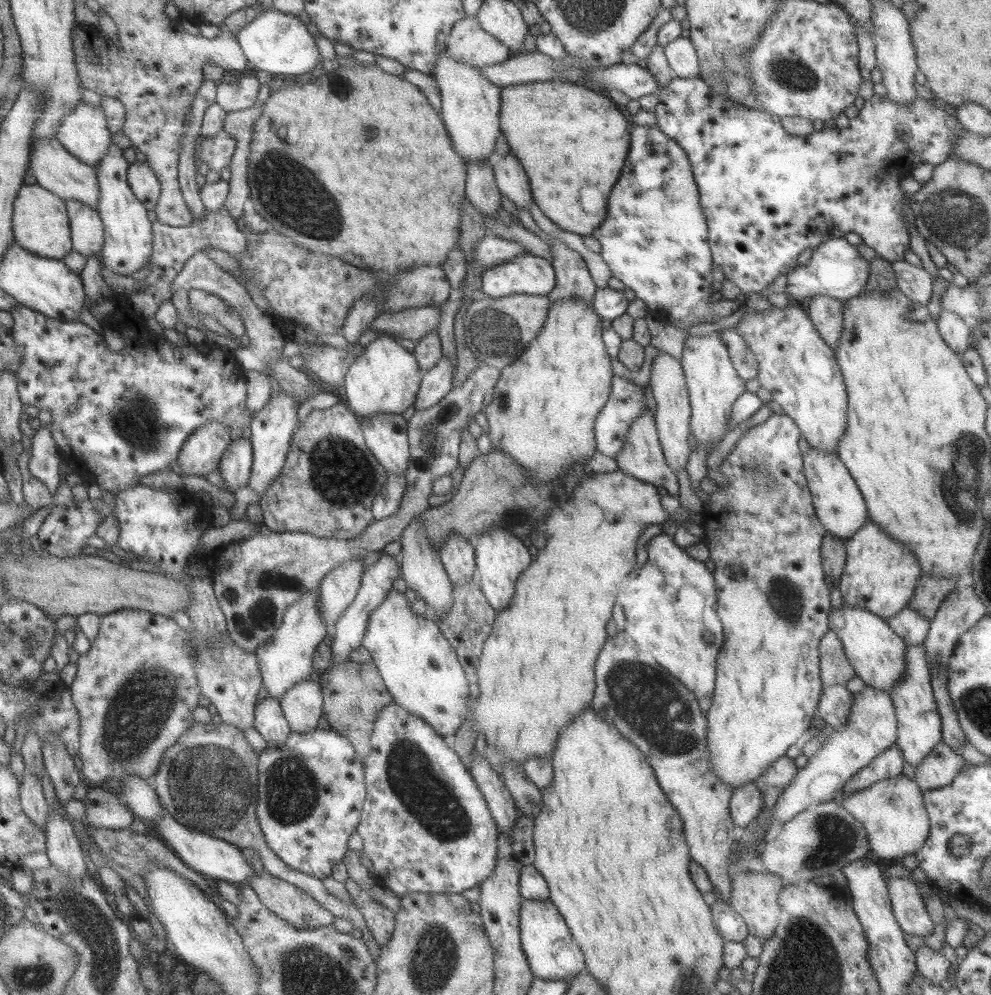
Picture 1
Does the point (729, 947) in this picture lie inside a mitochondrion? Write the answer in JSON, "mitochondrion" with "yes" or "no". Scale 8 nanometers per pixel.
{"mitochondrion":"no"}

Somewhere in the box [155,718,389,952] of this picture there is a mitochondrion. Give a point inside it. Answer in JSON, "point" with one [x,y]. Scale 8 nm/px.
{"point":[209,785]}

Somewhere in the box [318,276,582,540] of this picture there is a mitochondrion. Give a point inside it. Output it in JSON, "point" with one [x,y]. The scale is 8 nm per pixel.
{"point":[497,333]}

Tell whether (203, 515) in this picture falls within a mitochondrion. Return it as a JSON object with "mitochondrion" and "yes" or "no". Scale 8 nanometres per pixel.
{"mitochondrion":"no"}

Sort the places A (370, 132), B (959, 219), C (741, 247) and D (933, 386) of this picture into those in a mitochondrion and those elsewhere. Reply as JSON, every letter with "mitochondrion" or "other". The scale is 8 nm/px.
{"A":"other","B":"mitochondrion","C":"other","D":"other"}

